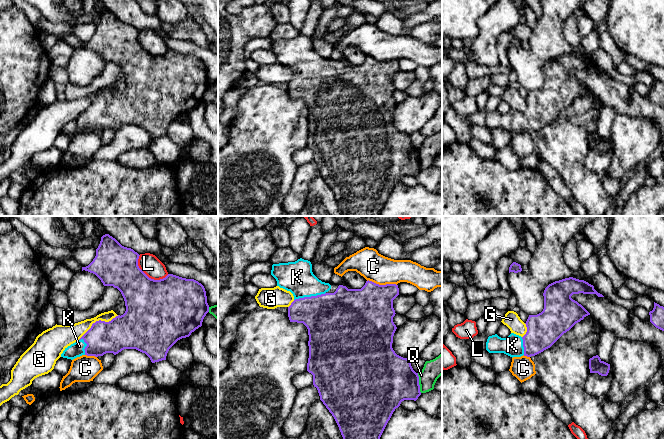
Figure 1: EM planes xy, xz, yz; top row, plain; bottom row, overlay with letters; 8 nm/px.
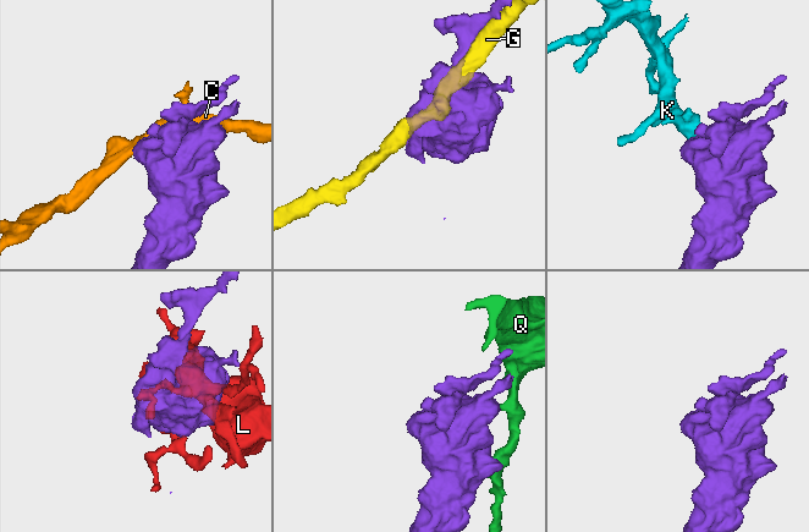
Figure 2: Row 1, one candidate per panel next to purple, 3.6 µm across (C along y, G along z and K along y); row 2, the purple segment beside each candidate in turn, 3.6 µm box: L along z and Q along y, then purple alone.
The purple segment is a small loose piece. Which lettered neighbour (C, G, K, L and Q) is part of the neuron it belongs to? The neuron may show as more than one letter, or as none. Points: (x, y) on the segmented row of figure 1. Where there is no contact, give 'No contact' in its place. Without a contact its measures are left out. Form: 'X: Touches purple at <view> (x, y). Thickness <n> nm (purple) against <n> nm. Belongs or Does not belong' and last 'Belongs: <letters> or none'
C: Touches purple at xz (382, 285). Thickness 400 nm (purple) against 220 nm. Does not belong
G: Touches purple at xy (97, 321). Thickness 280 nm (purple) against 160 nm. Does not belong
K: Touches purple at xz (309, 297). Thickness 420 nm (purple) against 260 nm. Belongs
L: Touches purple at xy (147, 276). Thickness 440 nm (purple) against 160 nm. Does not belong
Q: Touches purple at xz (418, 383). Thickness 420 nm (purple) against 160 nm. Does not belong
Belongs: K

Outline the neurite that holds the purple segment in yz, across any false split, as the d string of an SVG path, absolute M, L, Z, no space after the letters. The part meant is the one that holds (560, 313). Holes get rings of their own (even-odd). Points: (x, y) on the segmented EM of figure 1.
M573 277L565 278L549 284L543 293L544 309L537 315L529 315L526 321L527 332L521 337L511 333L506 338L501 338L497 334L489 336L486 342L486 350L489 353L504 353L510 357L535 356L544 350L550 348L564 333L569 331L576 323L583 320L590 313L577 301L573 300L573 294L596 294L598 297L604 297L598 293L594 286L584 280Z

